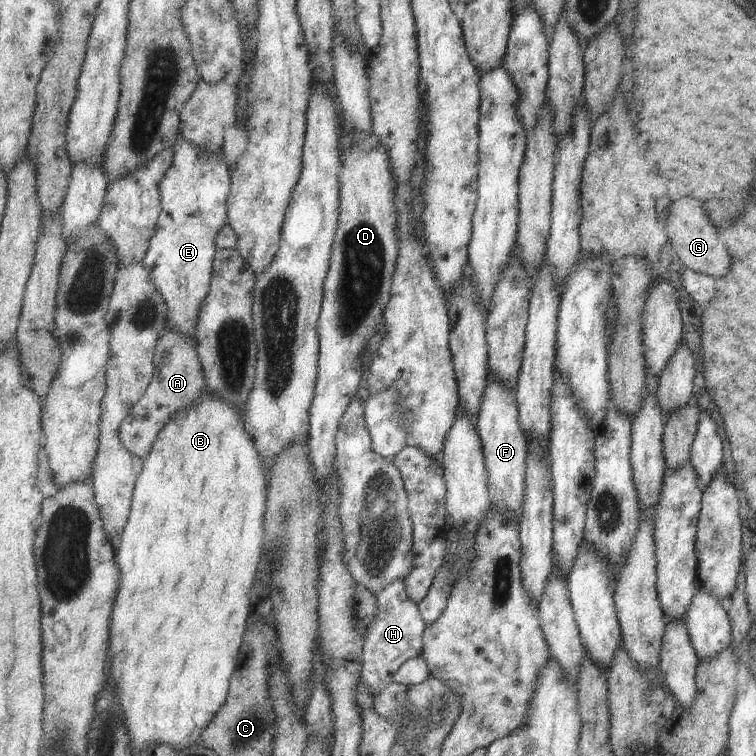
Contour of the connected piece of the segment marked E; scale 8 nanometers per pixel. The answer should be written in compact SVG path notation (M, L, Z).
M180 139L173 166L161 183L163 212L143 260L153 284L168 304L168 329L196 338L200 310L212 284L216 238L230 222L228 200L232 174L223 152L213 155Z

